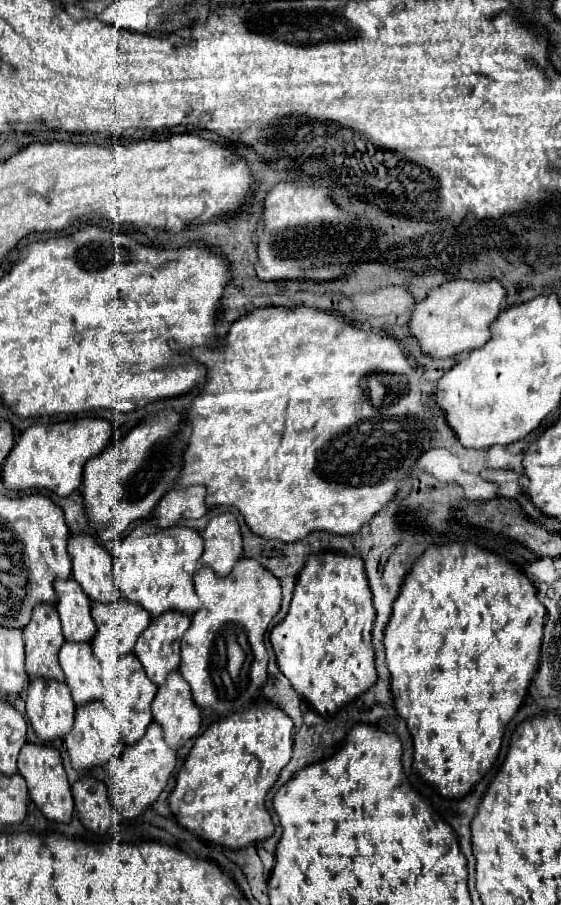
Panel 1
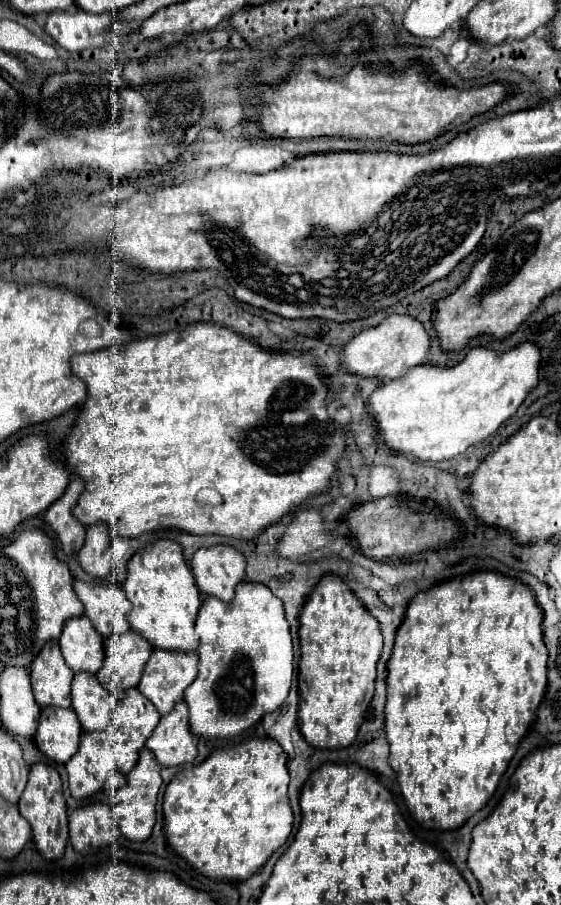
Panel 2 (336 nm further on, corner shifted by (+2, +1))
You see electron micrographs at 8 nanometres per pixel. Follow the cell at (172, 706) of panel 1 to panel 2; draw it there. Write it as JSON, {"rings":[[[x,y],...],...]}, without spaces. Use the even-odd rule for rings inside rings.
{"rings":[[[184,701],[160,719],[152,737],[146,739],[146,749],[154,753],[160,767],[178,767],[196,759],[196,737],[190,733]]]}

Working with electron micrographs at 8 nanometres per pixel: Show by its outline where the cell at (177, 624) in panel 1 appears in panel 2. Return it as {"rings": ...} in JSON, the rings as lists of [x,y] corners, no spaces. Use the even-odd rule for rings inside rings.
{"rings":[[[154,649],[138,683],[138,691],[154,703],[160,715],[168,715],[184,697],[184,689],[196,679],[198,657],[194,653],[170,653]]]}

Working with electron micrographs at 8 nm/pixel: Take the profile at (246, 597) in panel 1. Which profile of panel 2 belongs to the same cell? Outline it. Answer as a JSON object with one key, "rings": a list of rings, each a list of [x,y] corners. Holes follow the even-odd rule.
{"rings":[[[242,583],[238,585],[236,597],[230,601],[230,605],[222,605],[222,601],[206,597],[198,611],[196,627],[200,633],[200,669],[184,695],[184,701],[190,709],[190,731],[204,739],[234,739],[258,723],[266,713],[278,711],[288,697],[294,671],[294,653],[282,601],[278,601],[278,597],[274,597],[266,585]]]}

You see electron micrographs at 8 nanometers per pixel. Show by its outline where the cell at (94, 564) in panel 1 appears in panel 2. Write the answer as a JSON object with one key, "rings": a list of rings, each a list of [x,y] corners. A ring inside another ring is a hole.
{"rings":[[[76,581],[74,593],[84,605],[84,615],[104,639],[130,631],[126,615],[132,605],[118,585]]]}

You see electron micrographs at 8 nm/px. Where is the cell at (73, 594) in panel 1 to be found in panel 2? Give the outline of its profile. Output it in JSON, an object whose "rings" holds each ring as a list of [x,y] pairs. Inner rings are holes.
{"rings":[[[86,617],[68,619],[58,643],[74,673],[86,671],[96,675],[104,663],[104,639],[98,637],[98,631],[86,621]]]}

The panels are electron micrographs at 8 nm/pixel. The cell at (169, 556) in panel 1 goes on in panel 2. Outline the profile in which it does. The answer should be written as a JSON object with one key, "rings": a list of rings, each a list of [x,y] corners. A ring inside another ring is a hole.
{"rings":[[[160,539],[136,553],[128,563],[128,577],[122,589],[132,603],[132,611],[128,615],[130,627],[154,649],[196,653],[200,641],[194,631],[194,621],[200,609],[200,593],[178,543]]]}

